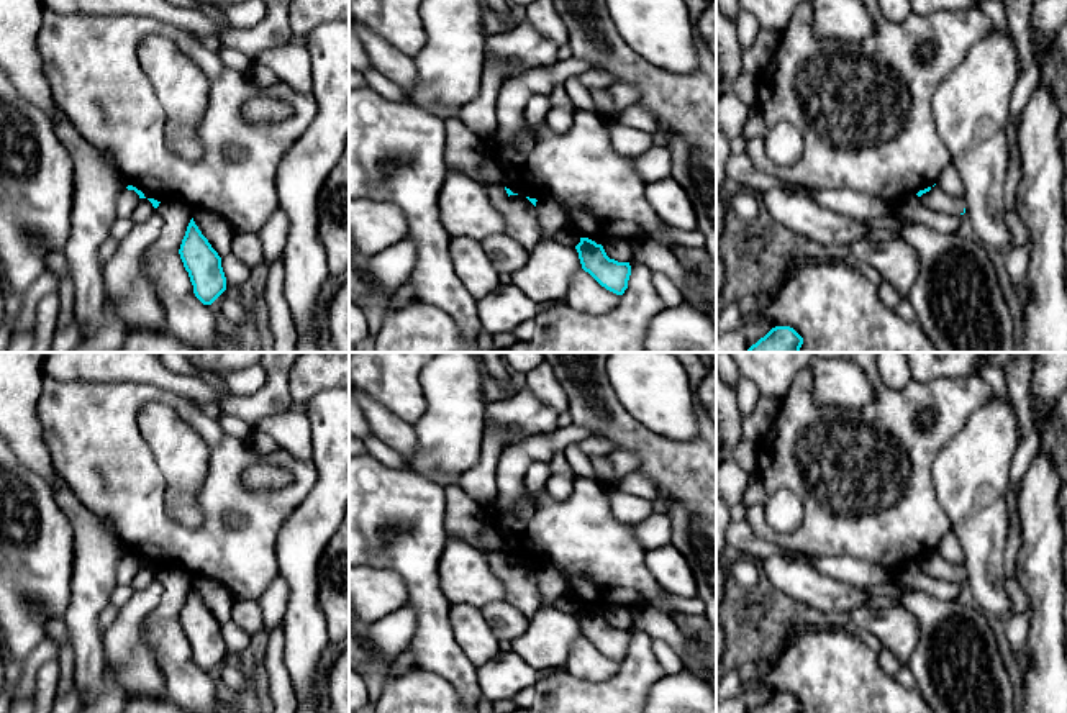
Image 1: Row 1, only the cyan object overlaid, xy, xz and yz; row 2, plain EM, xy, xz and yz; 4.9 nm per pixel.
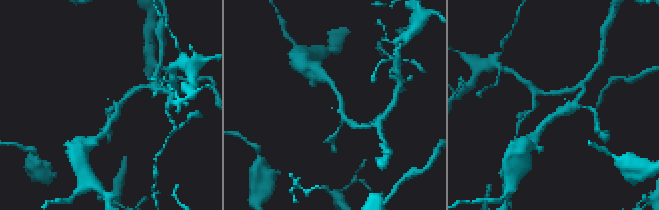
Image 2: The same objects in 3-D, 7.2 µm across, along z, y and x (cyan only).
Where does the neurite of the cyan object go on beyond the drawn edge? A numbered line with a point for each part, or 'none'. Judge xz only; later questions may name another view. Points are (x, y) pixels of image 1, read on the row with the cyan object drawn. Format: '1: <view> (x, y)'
1: xz (522, 223)

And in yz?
1: yz (938, 200)

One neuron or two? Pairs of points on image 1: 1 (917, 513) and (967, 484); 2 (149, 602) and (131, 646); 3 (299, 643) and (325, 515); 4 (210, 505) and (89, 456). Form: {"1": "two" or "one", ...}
{"1": "two", "2": "one", "3": "one", "4": "one"}

